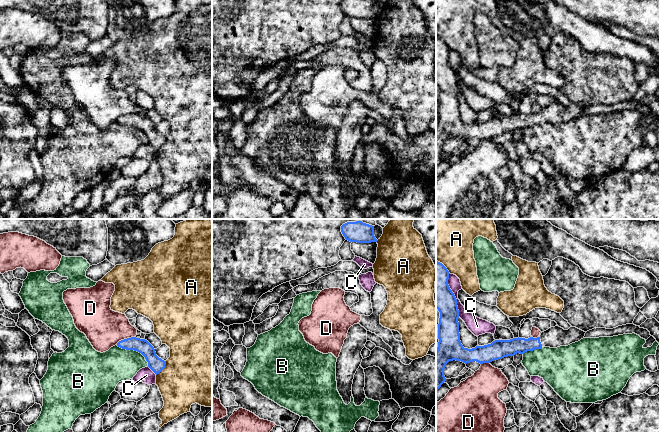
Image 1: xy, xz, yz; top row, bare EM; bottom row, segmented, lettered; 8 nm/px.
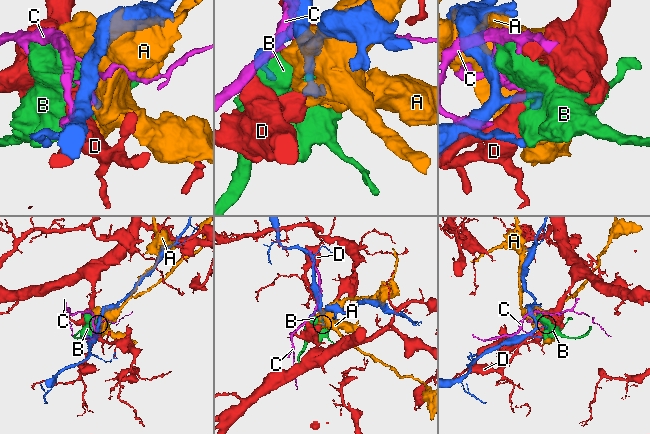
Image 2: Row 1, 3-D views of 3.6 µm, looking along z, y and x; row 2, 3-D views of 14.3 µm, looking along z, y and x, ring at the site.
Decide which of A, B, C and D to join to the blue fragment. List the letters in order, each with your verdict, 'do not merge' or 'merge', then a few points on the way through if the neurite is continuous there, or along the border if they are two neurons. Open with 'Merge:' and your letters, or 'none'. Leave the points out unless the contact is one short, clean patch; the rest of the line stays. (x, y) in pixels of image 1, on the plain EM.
Merge: none
A: do not merge
B: do not merge
C: do not merge
D: do not merge

